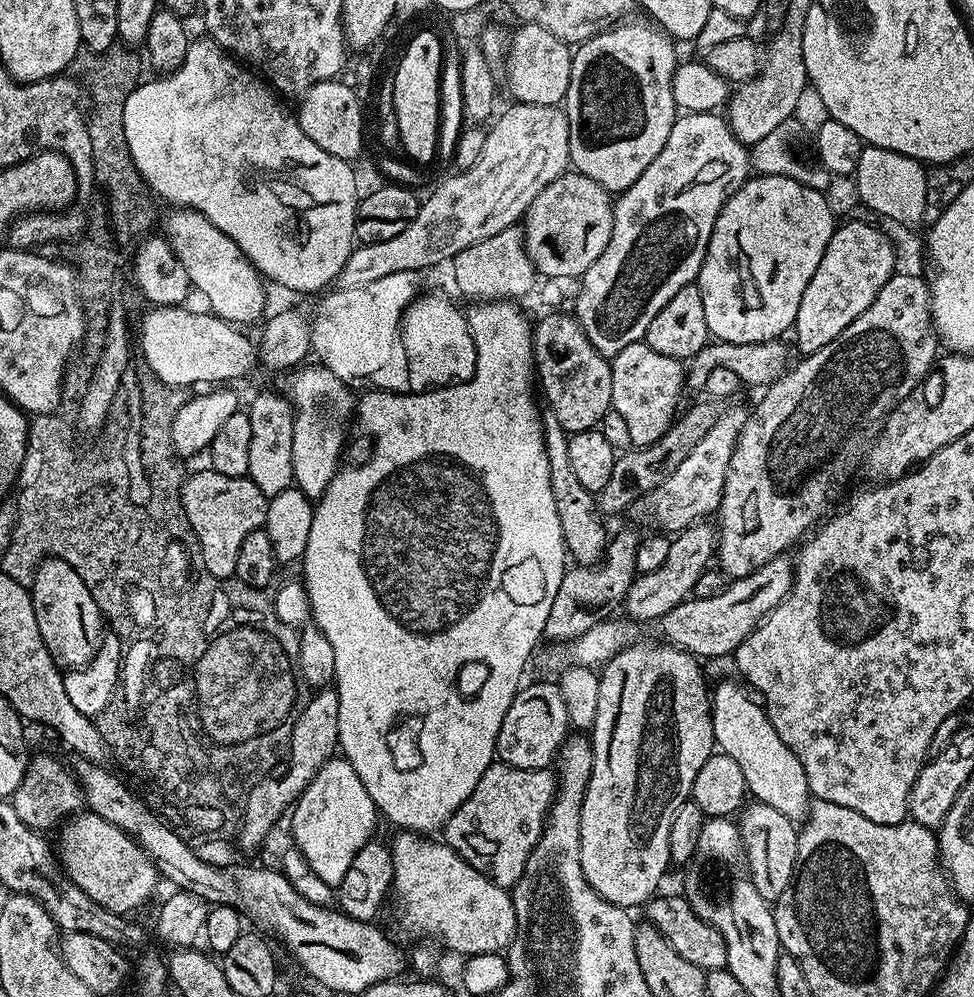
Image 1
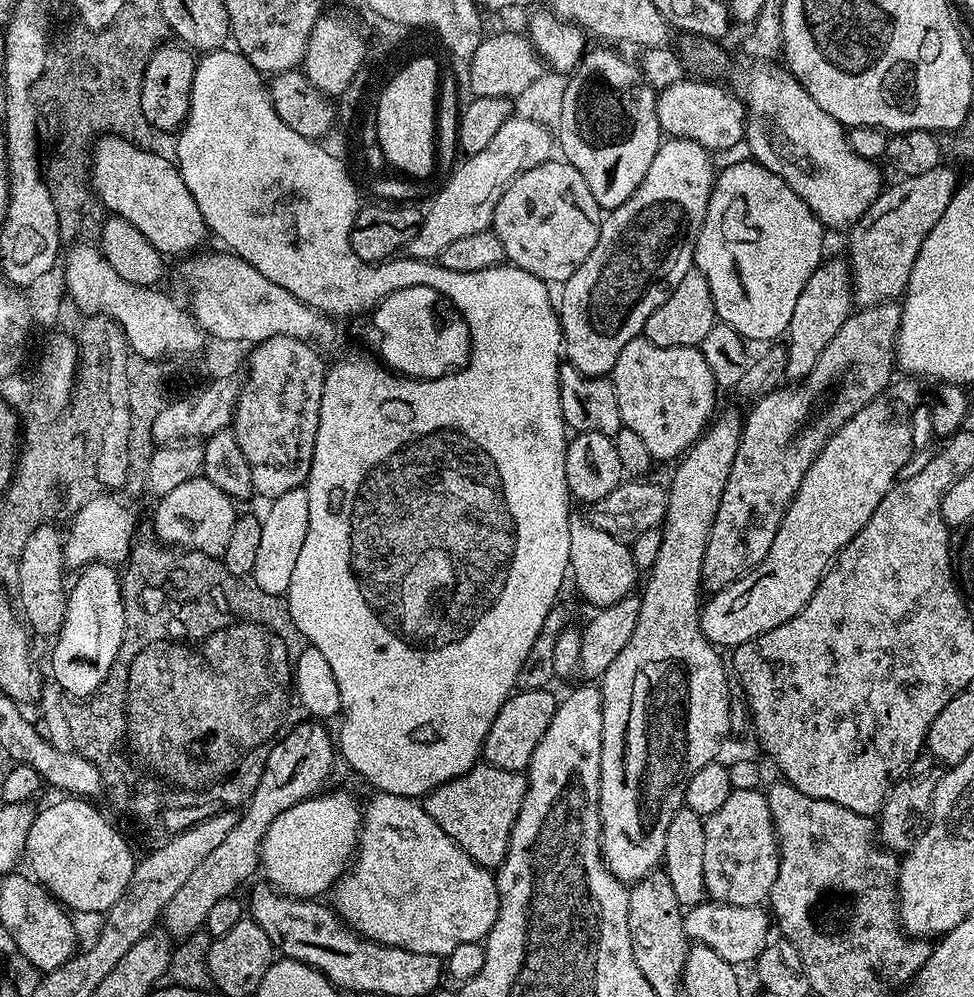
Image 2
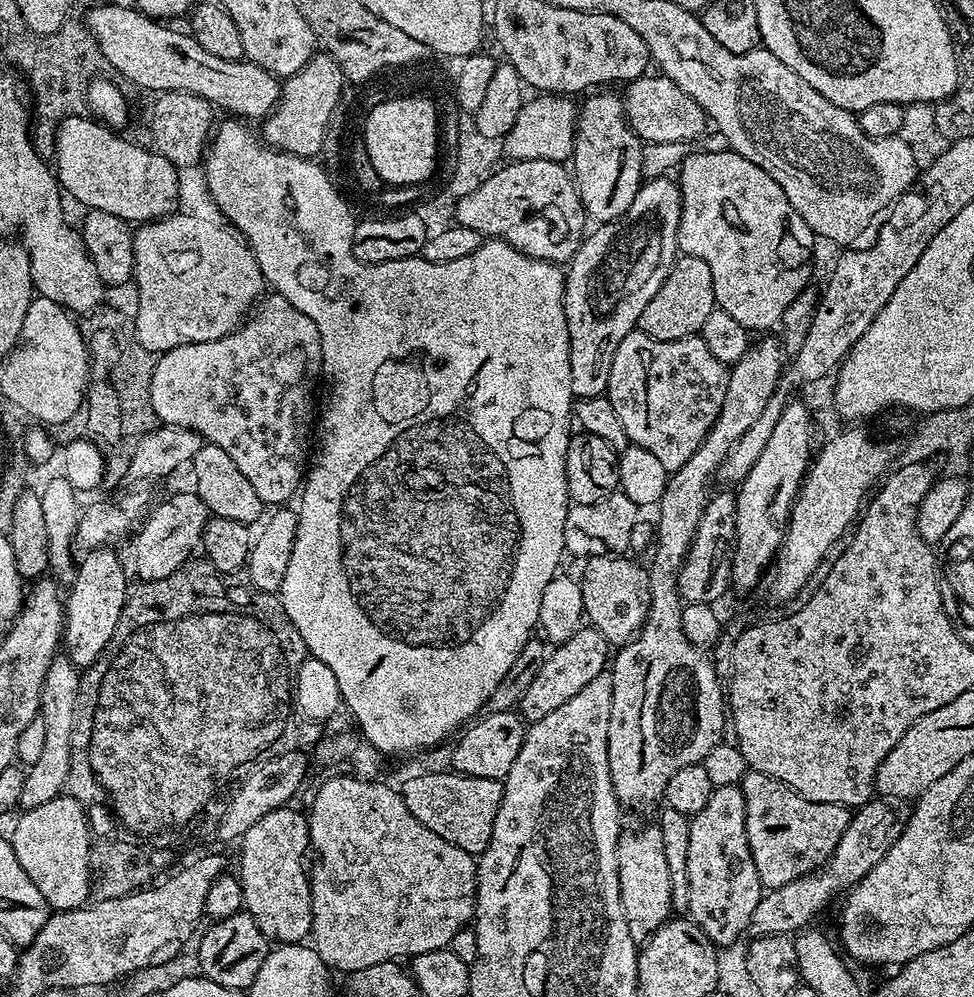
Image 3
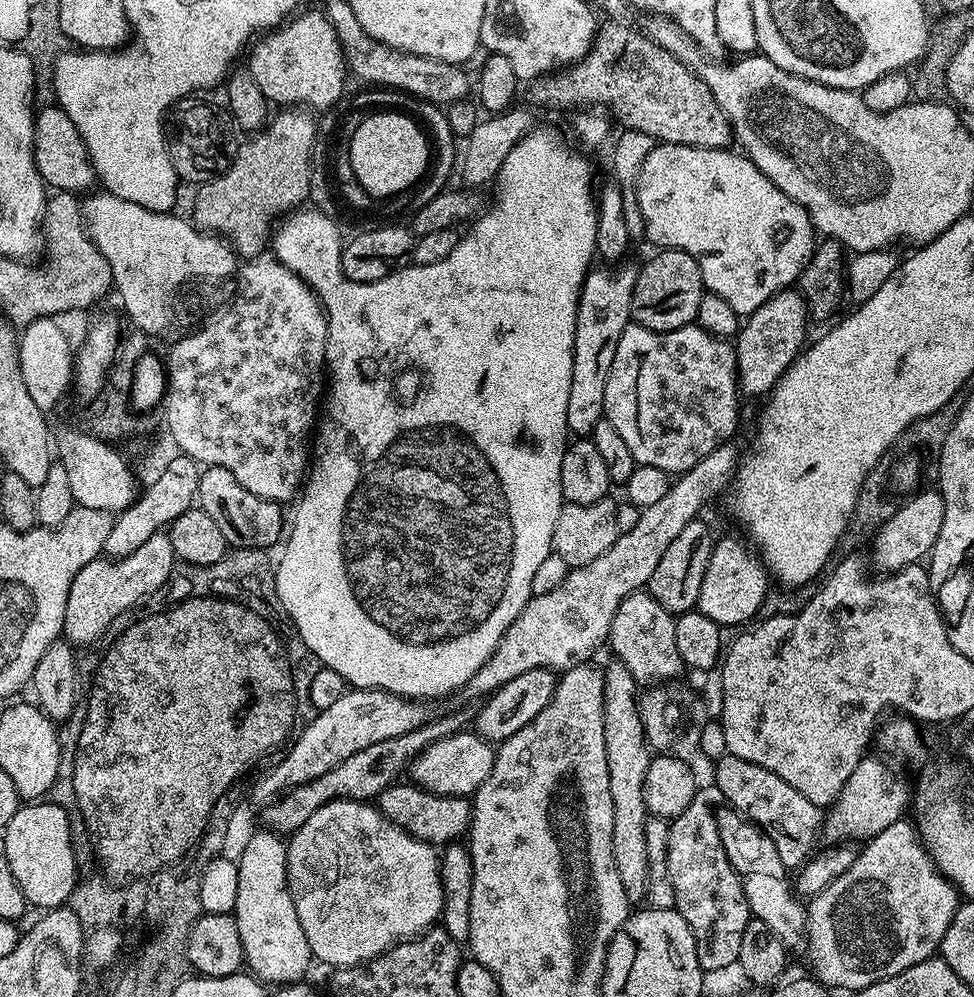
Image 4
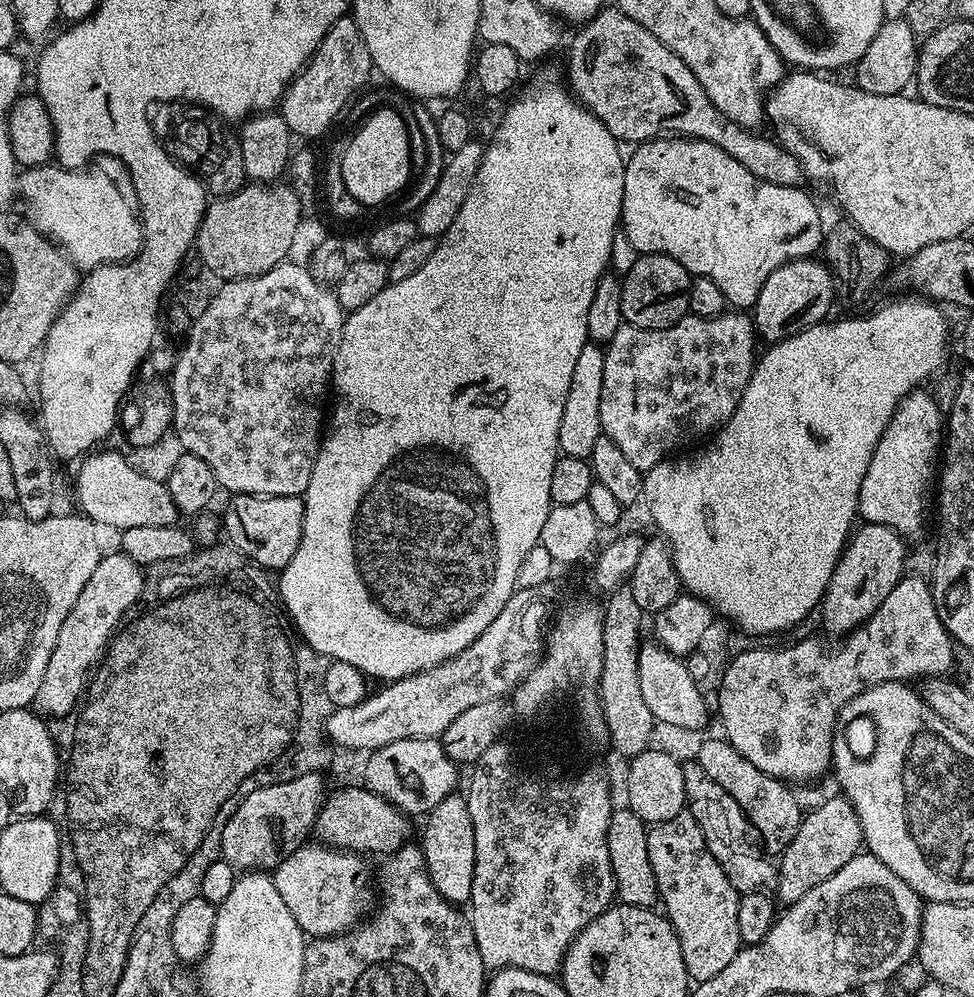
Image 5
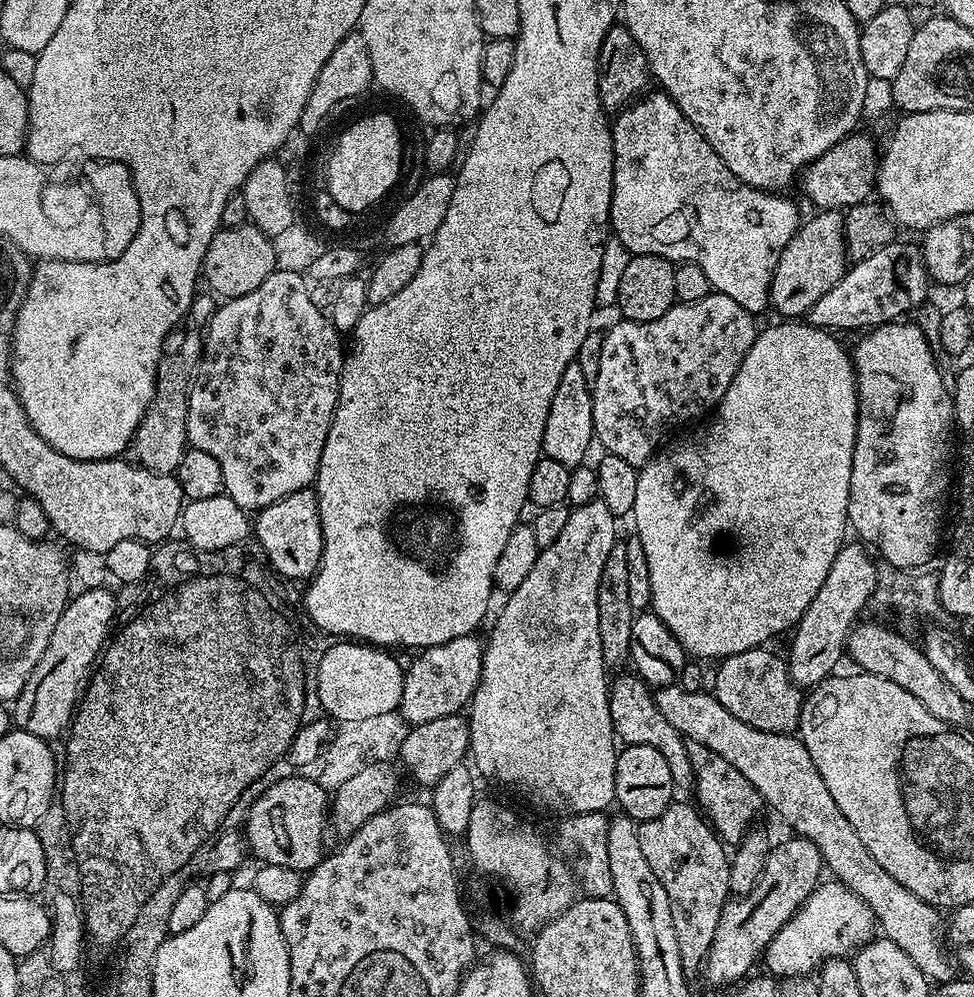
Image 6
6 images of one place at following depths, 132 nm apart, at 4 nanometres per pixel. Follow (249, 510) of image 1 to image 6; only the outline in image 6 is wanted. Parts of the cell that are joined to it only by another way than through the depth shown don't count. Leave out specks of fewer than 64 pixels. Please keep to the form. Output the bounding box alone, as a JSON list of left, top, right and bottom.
[11,586,116,742]

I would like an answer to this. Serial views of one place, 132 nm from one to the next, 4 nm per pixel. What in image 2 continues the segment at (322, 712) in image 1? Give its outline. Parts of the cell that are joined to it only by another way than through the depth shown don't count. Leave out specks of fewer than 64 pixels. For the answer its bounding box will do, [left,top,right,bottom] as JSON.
[162,718,338,938]

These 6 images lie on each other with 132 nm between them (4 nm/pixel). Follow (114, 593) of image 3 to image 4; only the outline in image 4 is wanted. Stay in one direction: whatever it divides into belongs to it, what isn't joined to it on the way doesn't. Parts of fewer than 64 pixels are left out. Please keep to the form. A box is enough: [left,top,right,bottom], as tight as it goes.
[104,454,201,558]

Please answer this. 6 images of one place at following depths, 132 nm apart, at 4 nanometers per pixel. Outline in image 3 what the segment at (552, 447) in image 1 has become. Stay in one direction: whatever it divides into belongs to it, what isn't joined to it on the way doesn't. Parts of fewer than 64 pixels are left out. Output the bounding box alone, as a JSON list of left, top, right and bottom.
[579,555,650,646]

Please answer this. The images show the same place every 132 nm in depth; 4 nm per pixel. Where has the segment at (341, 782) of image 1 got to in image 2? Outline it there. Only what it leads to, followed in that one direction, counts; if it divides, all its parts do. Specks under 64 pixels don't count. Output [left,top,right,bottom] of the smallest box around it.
[260,792,361,900]

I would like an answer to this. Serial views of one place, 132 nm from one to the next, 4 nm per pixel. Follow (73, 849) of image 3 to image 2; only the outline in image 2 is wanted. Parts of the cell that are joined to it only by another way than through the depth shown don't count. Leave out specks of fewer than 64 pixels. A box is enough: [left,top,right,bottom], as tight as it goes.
[26,798,137,914]

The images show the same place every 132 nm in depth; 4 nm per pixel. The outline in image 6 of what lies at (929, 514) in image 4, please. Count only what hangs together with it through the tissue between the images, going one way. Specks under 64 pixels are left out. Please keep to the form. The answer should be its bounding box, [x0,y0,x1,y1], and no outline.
[786,543,877,690]

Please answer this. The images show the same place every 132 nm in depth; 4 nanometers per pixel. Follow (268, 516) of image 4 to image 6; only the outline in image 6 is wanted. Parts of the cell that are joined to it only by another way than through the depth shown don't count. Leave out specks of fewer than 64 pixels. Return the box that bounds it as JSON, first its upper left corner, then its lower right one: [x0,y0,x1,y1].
[254,488,324,581]

